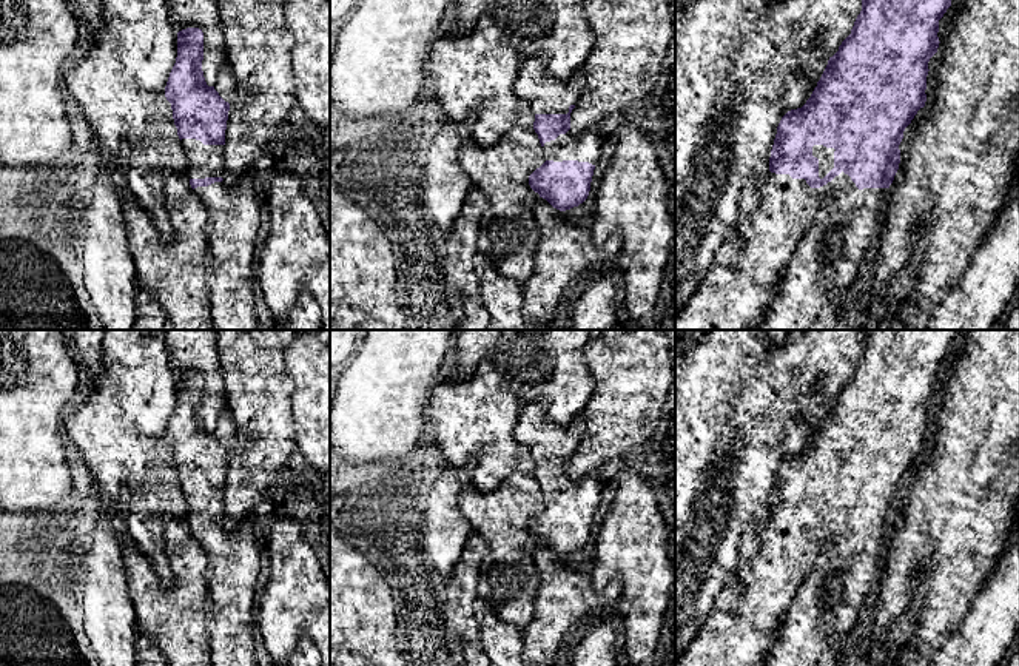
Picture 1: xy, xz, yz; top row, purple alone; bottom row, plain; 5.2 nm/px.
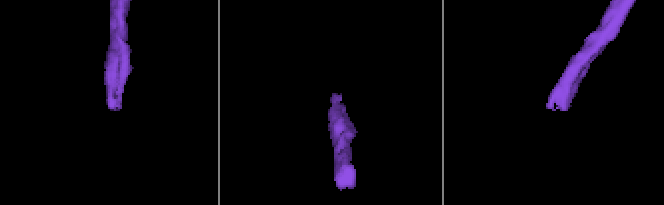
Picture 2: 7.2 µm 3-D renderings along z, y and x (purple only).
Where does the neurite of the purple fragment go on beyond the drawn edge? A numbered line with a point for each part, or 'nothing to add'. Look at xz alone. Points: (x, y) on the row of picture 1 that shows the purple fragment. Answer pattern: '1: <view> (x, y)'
1: xz (585, 145)

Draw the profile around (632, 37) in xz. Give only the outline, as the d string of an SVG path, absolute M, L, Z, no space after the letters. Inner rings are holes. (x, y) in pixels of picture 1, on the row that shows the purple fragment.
M584 0L594 48L583 65L584 89L570 113L575 131L598 126L621 108L643 100L654 88L672 39L671 0Z

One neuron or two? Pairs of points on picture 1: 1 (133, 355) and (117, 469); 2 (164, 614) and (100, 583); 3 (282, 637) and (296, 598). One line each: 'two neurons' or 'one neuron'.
1: one neuron
2: two neurons
3: one neuron

